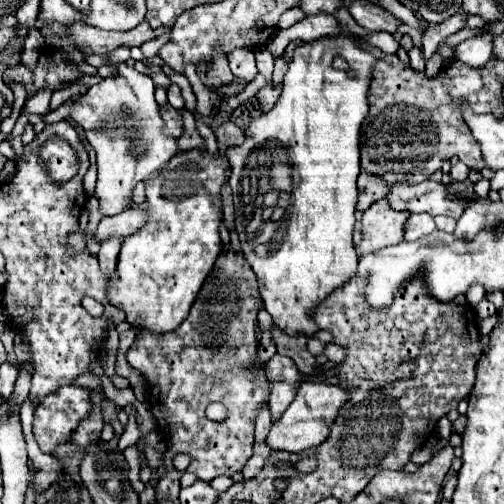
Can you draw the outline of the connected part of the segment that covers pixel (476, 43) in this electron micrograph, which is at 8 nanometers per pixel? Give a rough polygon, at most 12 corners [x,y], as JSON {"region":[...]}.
{"region":[[490,34],[468,38],[454,58],[480,70],[492,56]]}

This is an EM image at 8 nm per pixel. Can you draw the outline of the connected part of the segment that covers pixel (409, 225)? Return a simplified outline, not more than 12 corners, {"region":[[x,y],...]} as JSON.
{"region":[[412,214],[404,240],[418,240],[434,228],[430,214]]}

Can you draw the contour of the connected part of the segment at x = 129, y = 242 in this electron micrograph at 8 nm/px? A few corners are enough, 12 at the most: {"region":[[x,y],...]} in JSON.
{"region":[[178,152],[146,182],[108,300],[172,332],[222,254],[228,158]]}

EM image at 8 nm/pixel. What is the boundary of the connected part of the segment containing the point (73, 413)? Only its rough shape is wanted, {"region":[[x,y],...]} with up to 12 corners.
{"region":[[66,385],[34,410],[34,436],[50,454],[89,411],[87,388]]}

